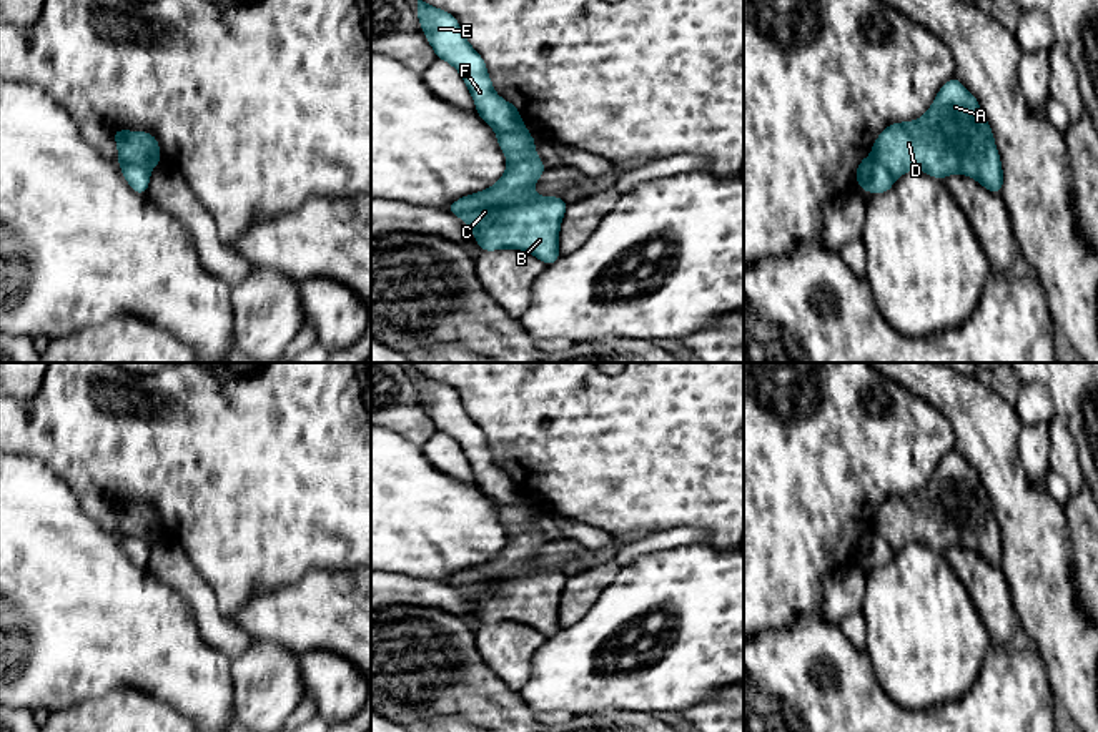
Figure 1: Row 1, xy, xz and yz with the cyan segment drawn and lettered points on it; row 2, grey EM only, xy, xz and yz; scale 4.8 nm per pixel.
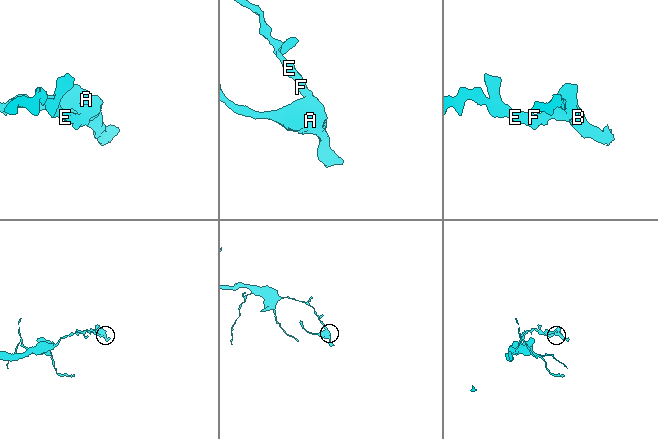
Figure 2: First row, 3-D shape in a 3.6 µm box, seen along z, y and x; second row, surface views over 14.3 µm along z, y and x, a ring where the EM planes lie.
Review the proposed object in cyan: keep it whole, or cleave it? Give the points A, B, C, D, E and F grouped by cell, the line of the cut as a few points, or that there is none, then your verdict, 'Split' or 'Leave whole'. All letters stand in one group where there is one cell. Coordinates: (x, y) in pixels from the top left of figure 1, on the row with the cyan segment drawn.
Groups: A B C D / E F. Split along xy (120, 163), (145, 165), (150, 170). Split

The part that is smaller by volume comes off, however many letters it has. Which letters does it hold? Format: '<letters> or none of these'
A, B, C, D

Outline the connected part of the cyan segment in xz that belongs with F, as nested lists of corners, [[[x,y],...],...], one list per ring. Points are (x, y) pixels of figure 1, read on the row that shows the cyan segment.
[[[418,0],[416,15],[436,57],[461,73],[474,98],[477,115],[496,131],[522,128],[524,120],[517,106],[494,92],[482,57],[466,40],[458,18],[423,0]]]

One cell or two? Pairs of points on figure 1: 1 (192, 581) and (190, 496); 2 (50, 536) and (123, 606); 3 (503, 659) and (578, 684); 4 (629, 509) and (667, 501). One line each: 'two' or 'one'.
1: two
2: one
3: two
4: one

